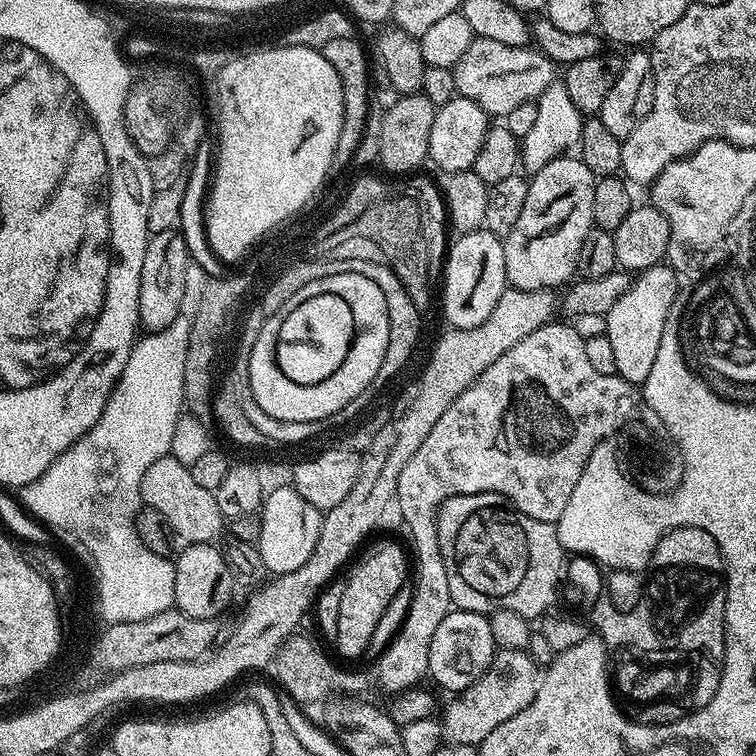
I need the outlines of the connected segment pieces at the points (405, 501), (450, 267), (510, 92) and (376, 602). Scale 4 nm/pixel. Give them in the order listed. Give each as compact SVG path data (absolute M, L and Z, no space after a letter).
M553 322L543 324L541 328L534 330L534 334L522 338L522 342L518 342L518 346L506 350L506 354L502 354L502 358L498 358L498 362L494 362L494 366L487 368L453 402L450 410L446 410L446 414L442 414L442 418L438 418L438 422L434 422L434 430L430 430L430 434L426 434L426 442L422 442L422 446L418 446L414 458L410 458L410 462L406 462L406 466L398 478L394 497L395 503L397 505L400 503L400 512L404 515L409 530L422 543L429 543L430 545L436 539L436 513L439 512L440 505L445 500L449 500L451 496L496 492L500 496L505 496L522 514L526 514L530 518L538 518L538 522L557 524L562 518L562 510L566 510L566 502L570 502L570 494L574 494L574 486L578 486L578 478L582 478L582 470L590 462L594 450L603 440L608 440L623 429L620 427L627 422L628 415L631 414L632 407L636 404L636 396L638 400L637 385L626 382L620 376L601 374L599 370L594 370L594 365L586 359L584 339L575 332L571 323L559 324L559 322Z
M487 230L466 232L457 235L455 239L456 241L451 241L446 252L447 259L443 261L442 280L448 283L449 288L448 297L444 300L444 316L449 320L447 323L451 327L469 328L471 324L481 324L486 322L486 318L490 318L490 310L498 306L498 298L502 291L501 277L491 276L488 272L476 276L476 264L472 260L480 260L484 268L492 267L502 270L506 266L504 245L501 237Z
M475 38L455 64L454 75L459 95L478 102L489 117L507 118L518 106L539 100L557 79L558 72L552 60L537 52L535 47L502 46L502 42L490 38Z
M386 538L377 544L371 544L363 549L364 557L362 552L359 559L351 565L352 573L344 580L345 589L339 603L338 632L334 647L348 660L358 659L371 646L372 639L375 638L376 631L379 630L380 623L388 612L388 607L403 590L404 579L407 576L409 579L410 576L410 564L408 568L408 560L394 540Z

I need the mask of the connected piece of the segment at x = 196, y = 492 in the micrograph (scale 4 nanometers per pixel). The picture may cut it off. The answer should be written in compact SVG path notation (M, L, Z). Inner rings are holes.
M170 454L151 464L140 485L140 496L147 507L162 514L169 531L183 543L213 544L225 533L226 517L218 506L216 493L198 486L191 469Z

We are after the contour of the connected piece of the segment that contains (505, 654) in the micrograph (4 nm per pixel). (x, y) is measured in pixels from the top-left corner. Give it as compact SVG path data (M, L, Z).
M499 649L488 671L452 699L454 701L440 718L445 745L478 746L490 731L509 721L534 700L540 688L542 672L527 654L523 649Z

